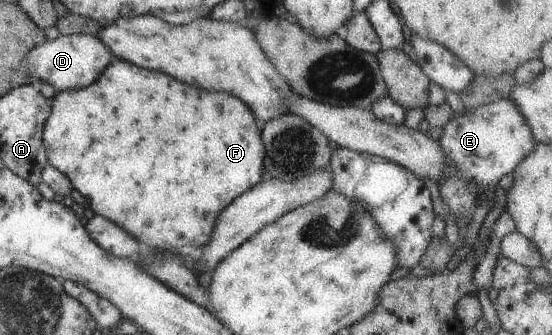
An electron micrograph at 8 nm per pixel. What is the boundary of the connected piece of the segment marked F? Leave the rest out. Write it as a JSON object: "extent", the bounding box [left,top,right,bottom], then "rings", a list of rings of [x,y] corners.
{"extent":[42,57,266,252],"rings":[[[113,57],[97,81],[83,89],[61,91],[52,98],[51,106],[51,115],[45,123],[42,134],[48,163],[69,179],[73,189],[87,199],[86,205],[94,211],[95,215],[109,219],[153,251],[173,252],[185,246],[201,248],[207,245],[211,241],[211,233],[219,213],[231,201],[258,185],[263,177],[261,174],[264,169],[266,150],[260,135],[261,126],[256,122],[253,113],[249,111],[249,107],[241,99],[229,93],[203,91],[197,87],[189,87],[169,75],[149,71]]]}

